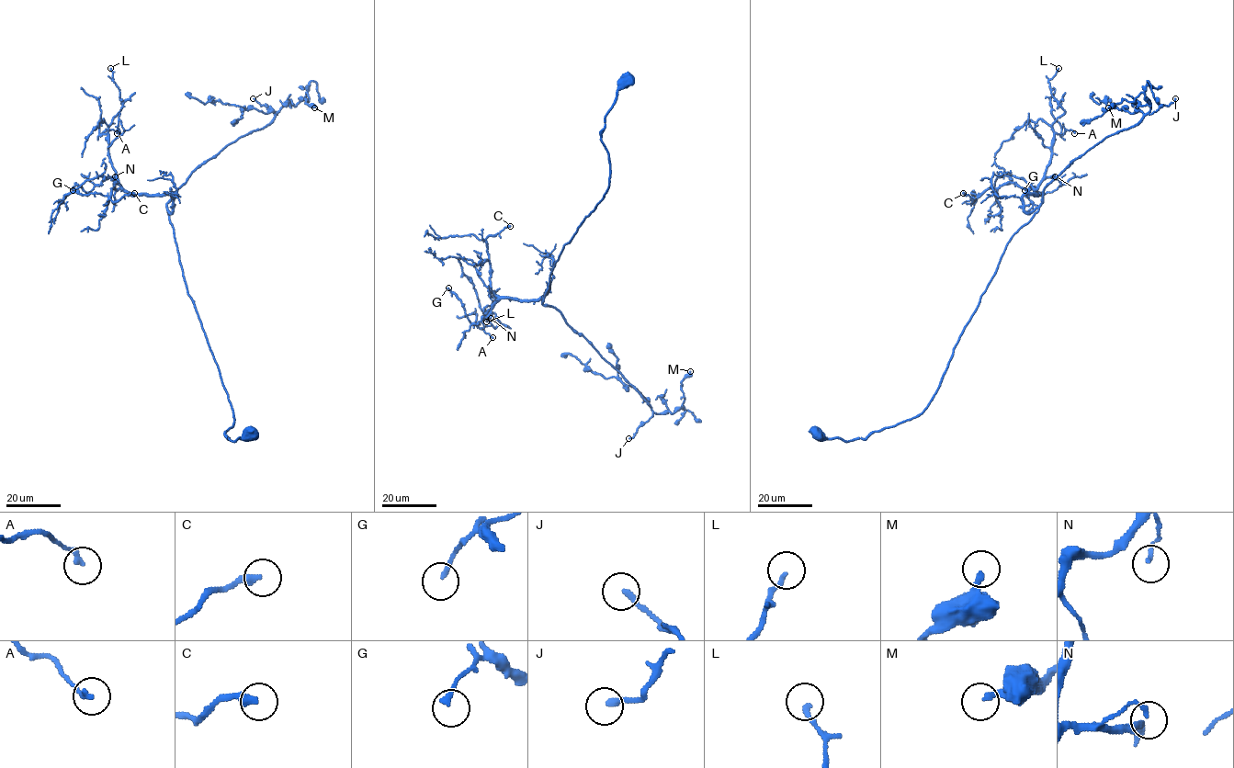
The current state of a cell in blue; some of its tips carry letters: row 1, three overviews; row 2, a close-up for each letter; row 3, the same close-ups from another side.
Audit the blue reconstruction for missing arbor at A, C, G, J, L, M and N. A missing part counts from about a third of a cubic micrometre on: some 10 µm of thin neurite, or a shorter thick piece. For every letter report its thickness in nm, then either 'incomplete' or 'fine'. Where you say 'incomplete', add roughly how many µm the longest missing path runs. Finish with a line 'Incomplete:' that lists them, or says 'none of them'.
A: 220 nm | fine
C: 320 nm | fine
G: 190 nm | fine
J: 240 nm | incomplete | 6 µm
L: 180 nm | fine
M: 240 nm | incomplete | 15 µm
N: 140 nm | fine
Incomplete: J, M

